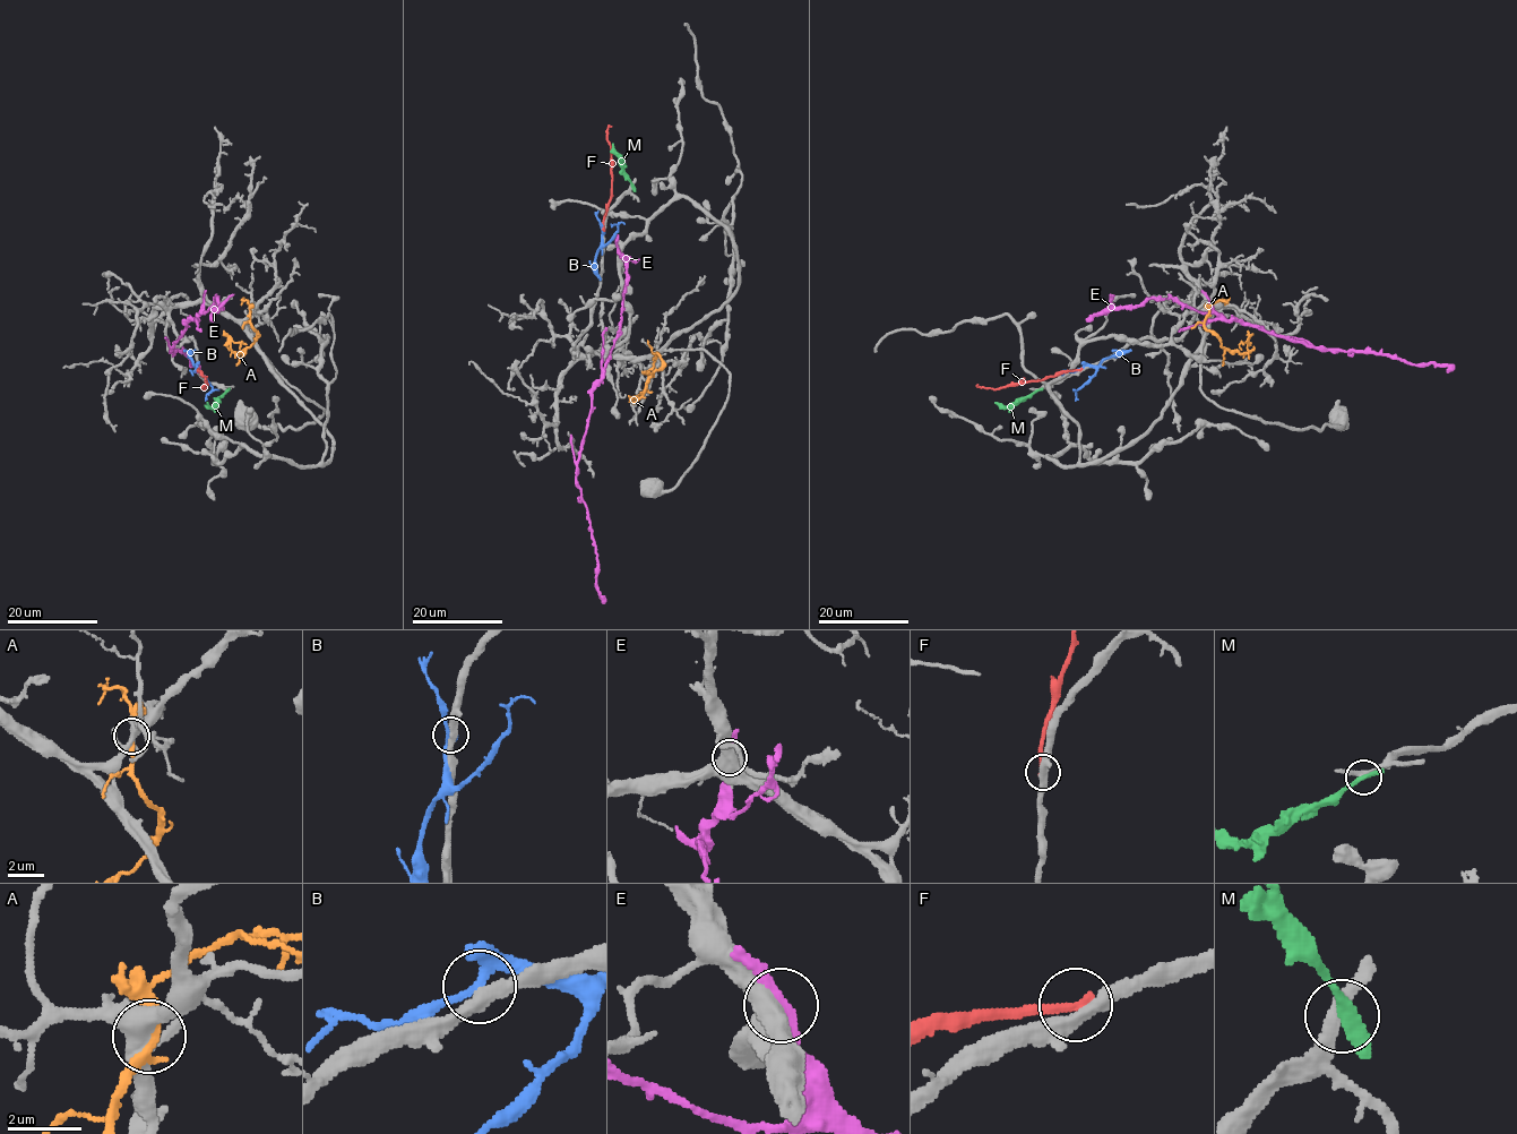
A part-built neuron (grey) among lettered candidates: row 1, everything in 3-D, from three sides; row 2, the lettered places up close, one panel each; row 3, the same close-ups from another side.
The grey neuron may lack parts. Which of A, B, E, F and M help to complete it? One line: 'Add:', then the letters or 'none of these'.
Add: none of these

